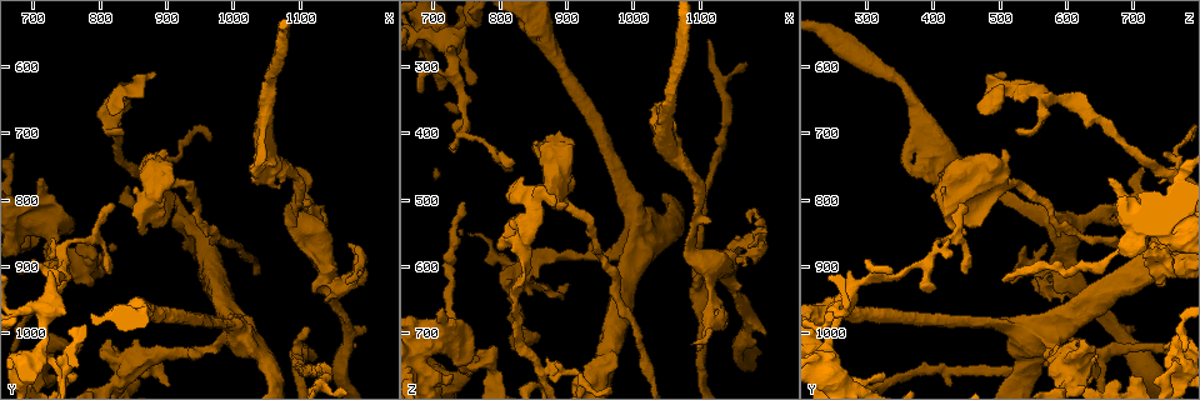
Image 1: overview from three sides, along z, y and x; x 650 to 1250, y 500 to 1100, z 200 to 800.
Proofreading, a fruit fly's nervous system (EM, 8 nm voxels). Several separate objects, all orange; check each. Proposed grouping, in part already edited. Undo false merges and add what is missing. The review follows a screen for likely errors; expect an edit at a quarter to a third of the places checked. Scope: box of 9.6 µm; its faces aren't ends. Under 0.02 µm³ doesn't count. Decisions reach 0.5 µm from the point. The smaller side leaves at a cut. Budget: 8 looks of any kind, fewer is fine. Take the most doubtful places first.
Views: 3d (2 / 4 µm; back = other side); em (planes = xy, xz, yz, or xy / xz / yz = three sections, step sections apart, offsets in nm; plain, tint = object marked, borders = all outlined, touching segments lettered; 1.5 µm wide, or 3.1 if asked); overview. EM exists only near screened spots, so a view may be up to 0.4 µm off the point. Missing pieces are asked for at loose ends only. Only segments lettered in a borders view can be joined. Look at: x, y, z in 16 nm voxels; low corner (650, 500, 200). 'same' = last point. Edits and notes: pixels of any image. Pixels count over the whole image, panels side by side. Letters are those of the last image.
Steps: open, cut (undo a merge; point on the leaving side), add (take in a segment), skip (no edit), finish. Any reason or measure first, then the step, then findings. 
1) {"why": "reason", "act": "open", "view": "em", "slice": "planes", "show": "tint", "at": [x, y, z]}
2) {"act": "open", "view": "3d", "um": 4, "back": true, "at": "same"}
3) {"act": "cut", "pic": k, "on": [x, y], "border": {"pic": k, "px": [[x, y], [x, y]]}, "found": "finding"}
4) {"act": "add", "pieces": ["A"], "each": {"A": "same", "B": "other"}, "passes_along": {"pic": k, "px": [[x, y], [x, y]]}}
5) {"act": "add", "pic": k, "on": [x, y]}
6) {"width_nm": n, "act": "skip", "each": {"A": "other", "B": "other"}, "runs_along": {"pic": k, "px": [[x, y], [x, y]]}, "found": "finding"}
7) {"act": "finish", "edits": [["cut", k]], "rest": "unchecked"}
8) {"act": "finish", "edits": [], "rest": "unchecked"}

{"why": "long arm stops here", "act": "open", "view": "3d", "um": 2, "at": [745, 920, 505]}

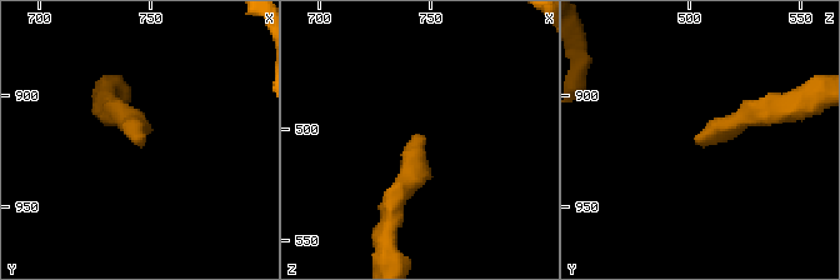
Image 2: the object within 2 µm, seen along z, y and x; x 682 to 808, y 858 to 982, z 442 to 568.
{"why": "need the tissue", "act": "open", "view": "em", "slice": "xz", "step": 8, "show": "borders", "at": [741, 923, 504]}

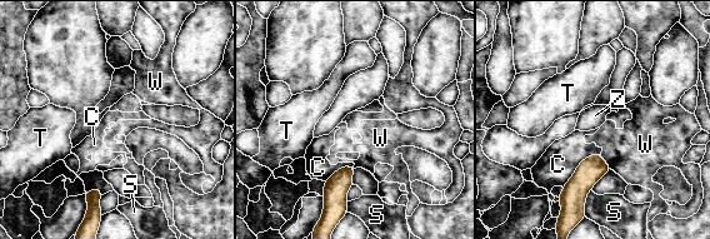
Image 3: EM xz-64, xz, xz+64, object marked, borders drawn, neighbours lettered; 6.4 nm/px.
{"why": "another direction", "act": "open", "view": "em", "slice": "planes", "show": "borders", "at": "same"}

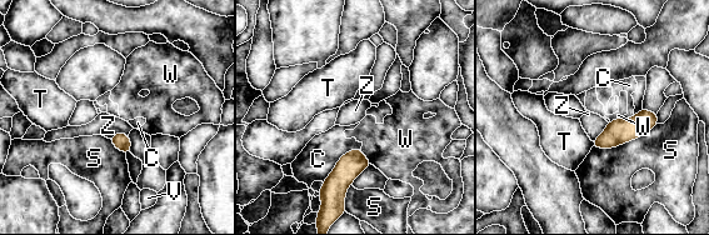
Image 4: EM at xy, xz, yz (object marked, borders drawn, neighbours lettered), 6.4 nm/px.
{"longest_contact_nm": ["S", 440], "act": "skip", "each": {"C": "other", "S": "other", "T": "other", "V": "other", "W": "other", "Z": "other"}, "found": "no lettered segment goes on from it"}

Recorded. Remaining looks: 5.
{"act": "open", "view": "3d", "um": 2, "at": [1115, 815, 675]}

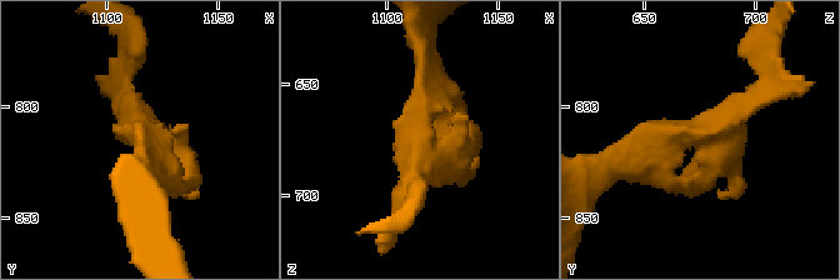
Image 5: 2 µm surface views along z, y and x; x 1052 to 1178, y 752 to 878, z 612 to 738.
{"why": "shape alone is not enough", "act": "open", "view": "em", "slice": "planes", "show": "borders", "at": [1116, 814, 675]}

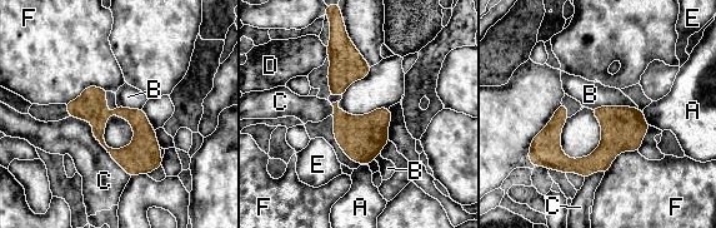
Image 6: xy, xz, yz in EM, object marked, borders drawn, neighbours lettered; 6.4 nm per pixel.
{"act": "skip", "each": {"A": "other", "B": "other", "C": "other", "D": "other", "E": "other", "F": "other"}, "runs_along": {"pic": 6, "px": [[69, 107], [126, 113], [154, 160]]}, "found": "all the same neuron"}

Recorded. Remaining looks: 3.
{"why": "a narrow waist", "act": "open", "view": "em", "slice": "planes", "show": "tint", "at": [725, 875, 715]}

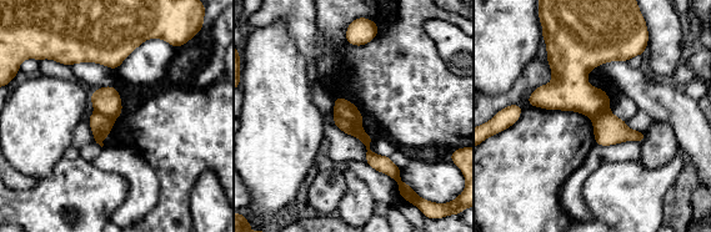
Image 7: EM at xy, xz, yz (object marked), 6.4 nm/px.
{"act": "open", "view": "em", "slice": "planes", "show": "borders", "at": "same"}

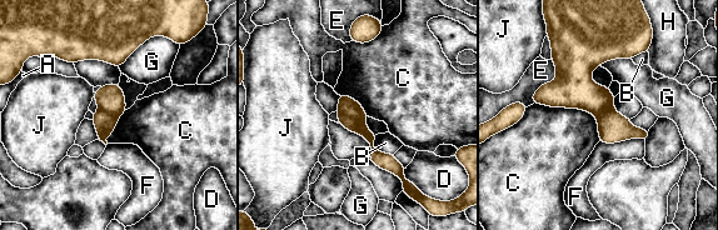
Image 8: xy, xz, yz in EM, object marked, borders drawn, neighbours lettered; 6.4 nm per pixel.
{"longest_contact_nm": ["C", 500], "act": "cut", "pic": 8, "on": [348, 106], "each": {"A": "other", "B": "other", "C": "other", "D": "other", "E": "other", "F": "other", "G": "other", "H": "other", "J": "other"}, "border": {"pic": 8, "px": [[338, 111], [364, 123]]}, "found": "two neurons meet here"}

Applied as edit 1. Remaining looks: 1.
{"act": "finish", "edits": [["cut", 8]], "rest": "unchecked"}

